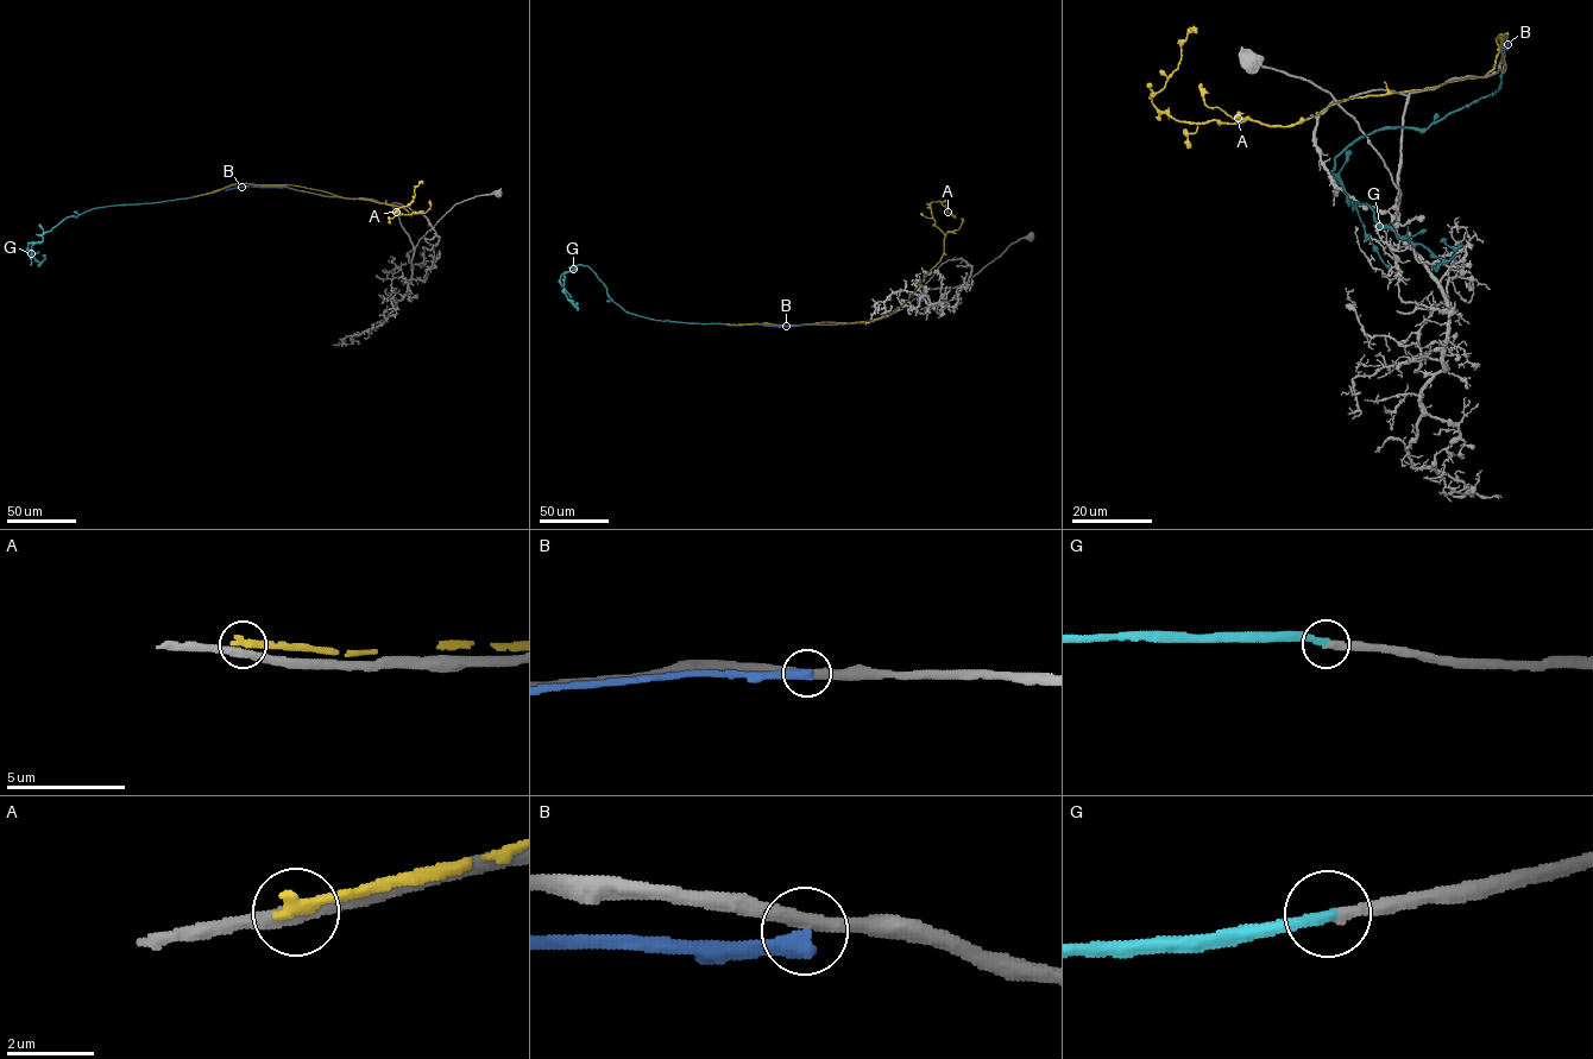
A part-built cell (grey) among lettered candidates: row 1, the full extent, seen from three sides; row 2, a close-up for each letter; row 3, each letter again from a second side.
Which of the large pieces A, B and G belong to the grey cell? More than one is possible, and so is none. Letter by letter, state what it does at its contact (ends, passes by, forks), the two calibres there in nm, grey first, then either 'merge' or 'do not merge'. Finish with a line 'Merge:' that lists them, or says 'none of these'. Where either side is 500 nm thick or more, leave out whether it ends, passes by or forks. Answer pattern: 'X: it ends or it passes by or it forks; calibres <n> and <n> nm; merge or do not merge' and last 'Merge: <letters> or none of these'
A: it ends; calibres 360 and 300 nm; do not merge
B: it ends; calibres 360 and 400 nm; do not merge
G: it ends; calibres 280 and 280 nm; merge
Merge: G

